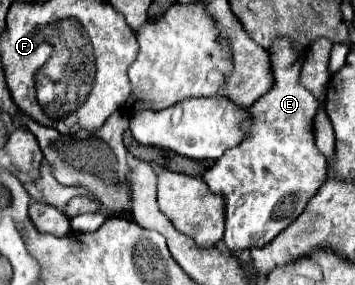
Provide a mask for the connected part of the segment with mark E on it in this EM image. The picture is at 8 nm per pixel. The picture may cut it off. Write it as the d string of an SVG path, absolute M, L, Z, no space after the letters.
M278 38L270 50L270 68L274 76L272 88L248 106L250 128L248 136L234 148L228 148L216 164L202 176L214 194L220 194L226 202L226 232L224 242L232 252L262 248L272 242L284 228L288 228L306 208L308 200L318 192L326 180L326 158L320 154L314 142L314 116L318 100L300 84L300 70L304 64L304 48L294 48L288 38Z

